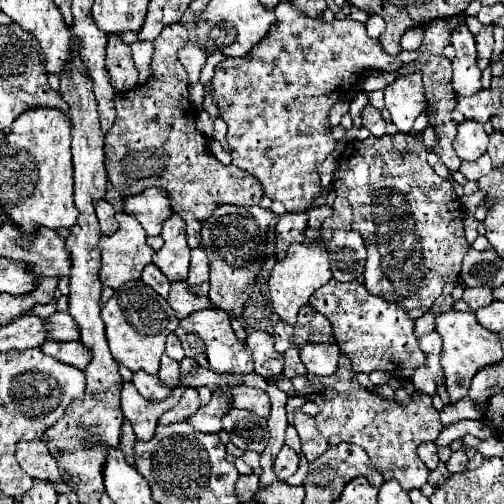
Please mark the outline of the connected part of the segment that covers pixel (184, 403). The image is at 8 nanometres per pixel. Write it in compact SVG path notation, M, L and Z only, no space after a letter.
M187 388L185 394L183 394L183 398L181 398L181 402L175 408L171 408L171 410L167 410L163 414L161 420L159 420L159 424L167 426L167 424L173 424L173 422L183 422L189 416L193 416L199 408L201 408L201 400L199 400L197 390L195 388Z

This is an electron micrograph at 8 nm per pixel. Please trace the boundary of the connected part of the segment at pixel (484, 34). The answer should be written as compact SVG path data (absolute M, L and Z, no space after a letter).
M483 26L481 32L475 36L477 40L477 62L479 68L485 70L489 66L491 54L493 54L493 26Z

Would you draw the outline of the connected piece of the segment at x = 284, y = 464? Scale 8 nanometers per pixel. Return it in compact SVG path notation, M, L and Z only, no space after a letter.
M283 446L275 458L275 474L279 476L279 480L287 480L291 474L295 474L297 466L299 466L297 452L291 450L289 446Z

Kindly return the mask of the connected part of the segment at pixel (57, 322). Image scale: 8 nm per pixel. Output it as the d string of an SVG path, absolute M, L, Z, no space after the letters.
M55 312L49 318L49 340L65 342L65 340L79 340L79 326L71 318L69 312Z

